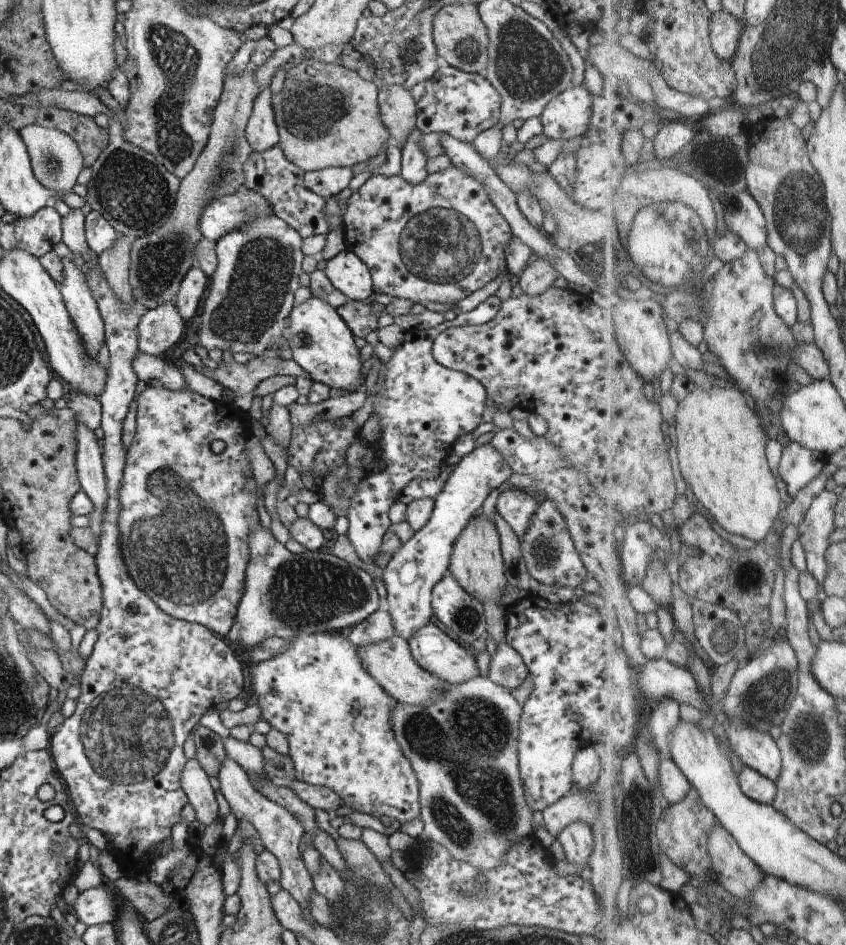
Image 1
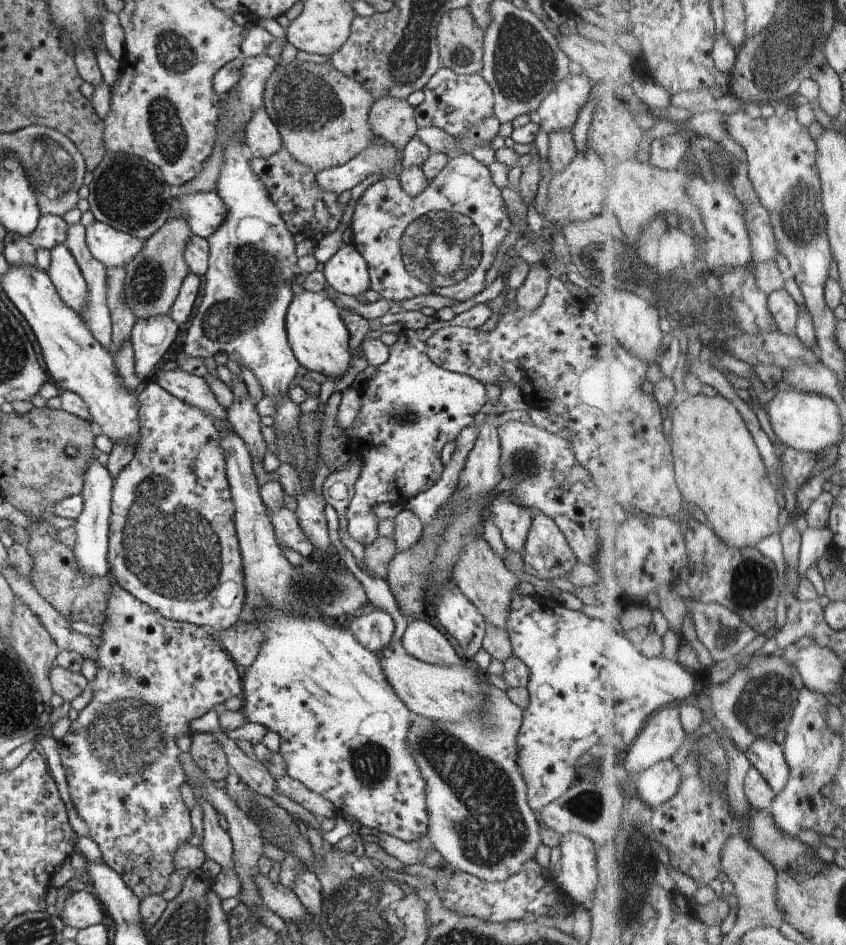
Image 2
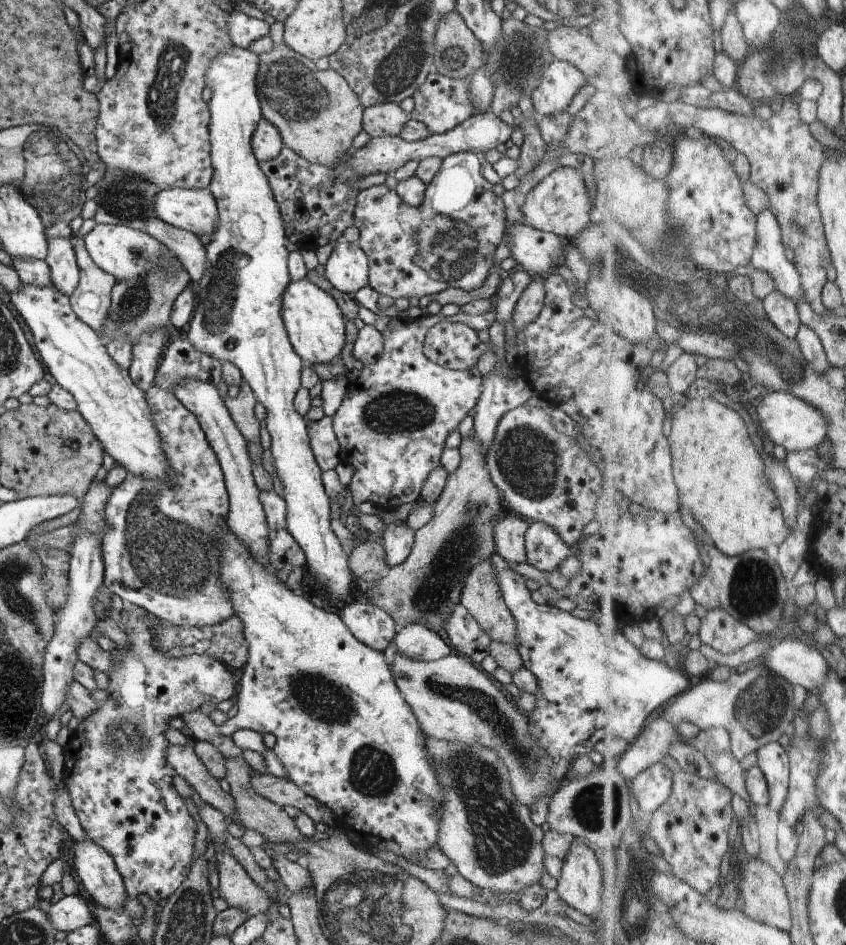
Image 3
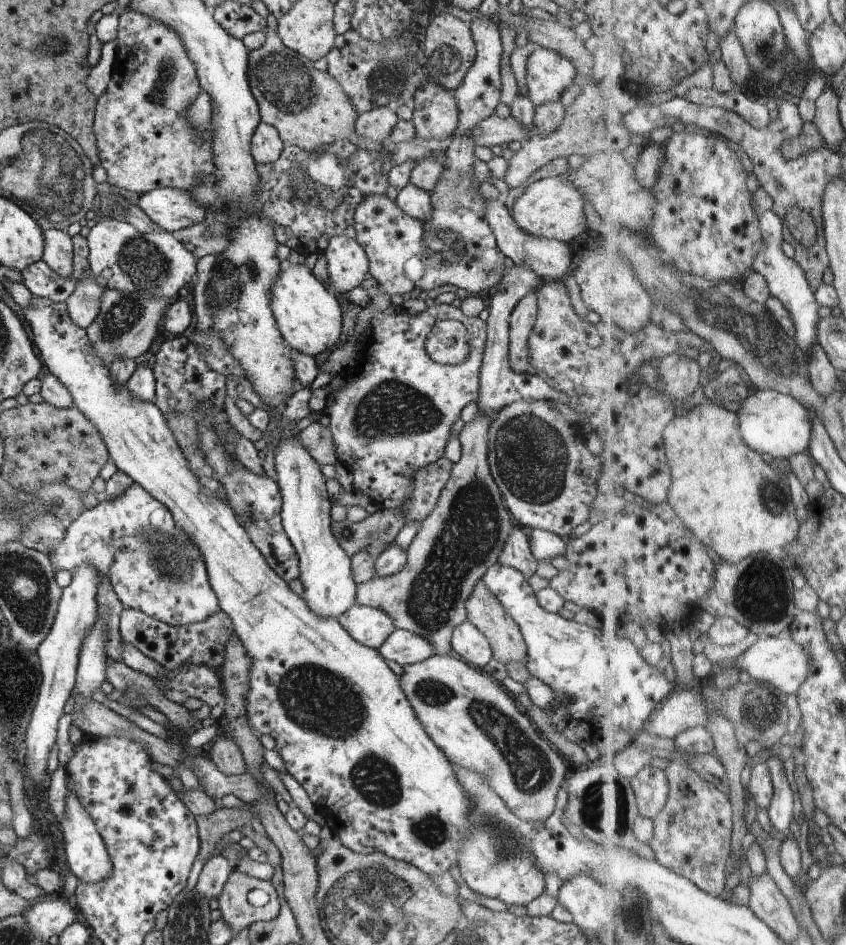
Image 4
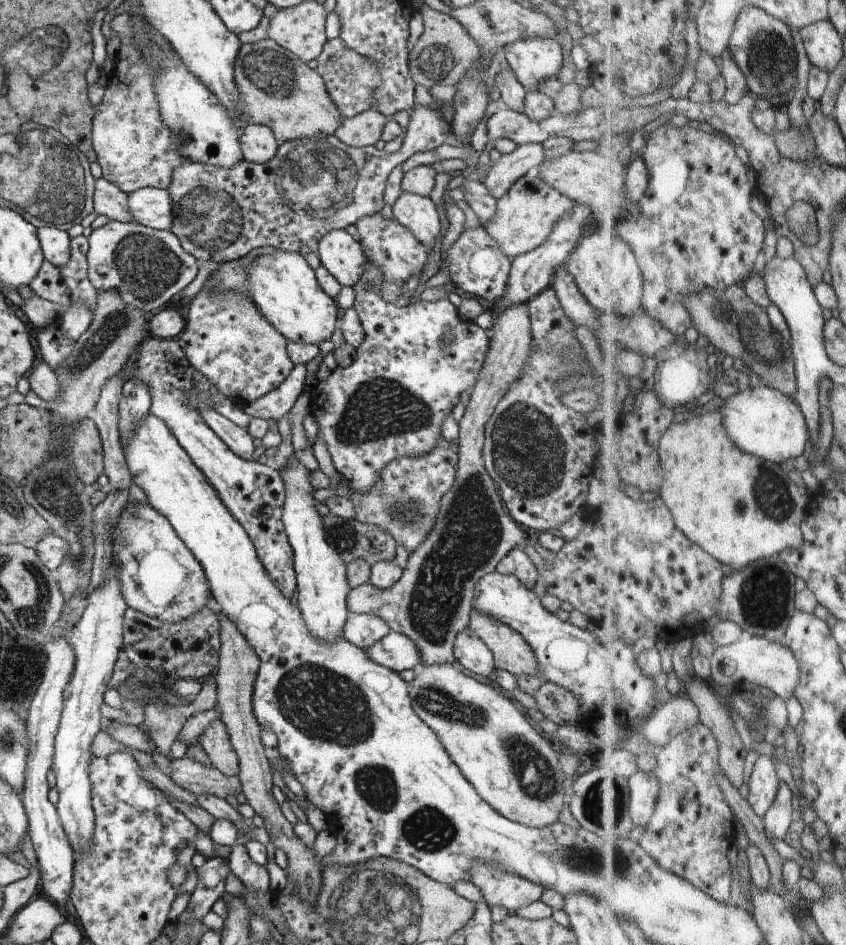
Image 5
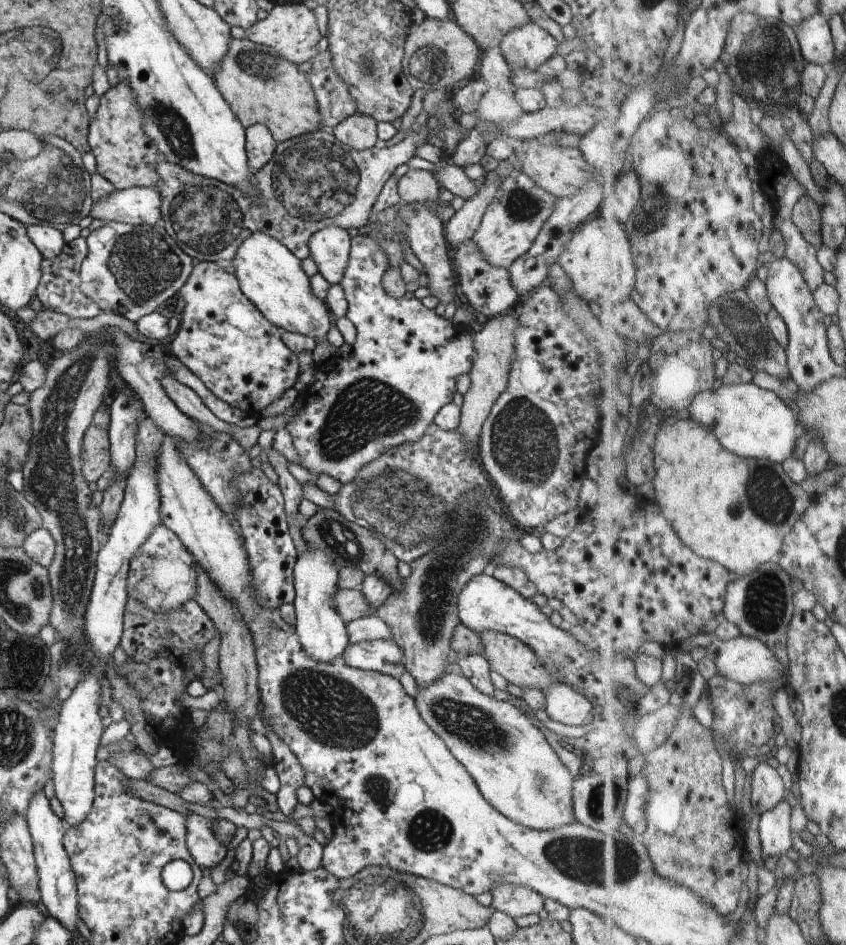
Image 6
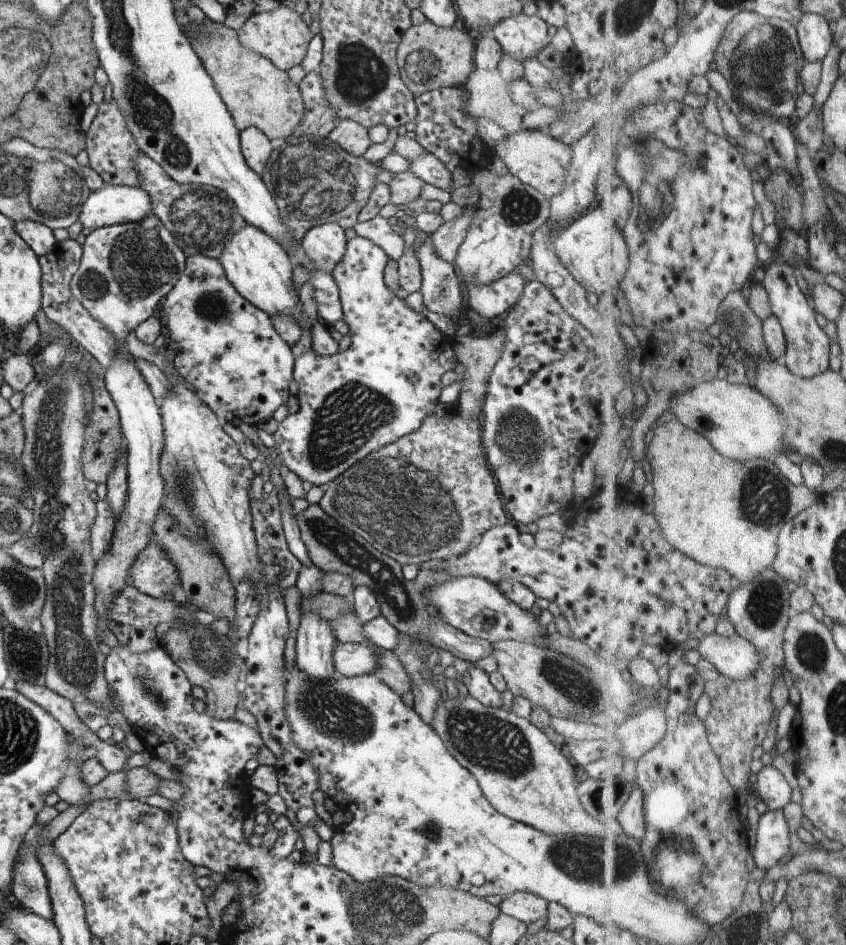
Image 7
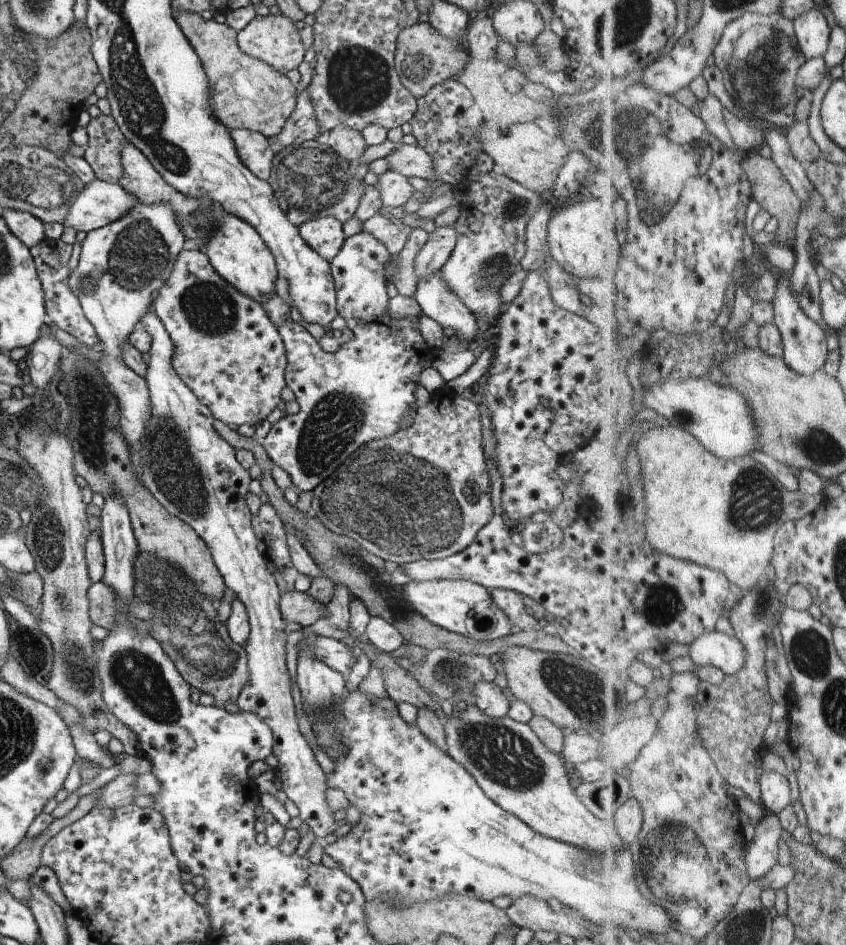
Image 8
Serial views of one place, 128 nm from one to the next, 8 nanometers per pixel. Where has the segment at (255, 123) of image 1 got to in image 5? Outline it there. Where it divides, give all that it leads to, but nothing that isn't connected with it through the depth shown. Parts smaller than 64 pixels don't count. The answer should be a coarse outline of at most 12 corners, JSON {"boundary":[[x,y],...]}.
{"boundary":[[248,125],[241,132],[243,158],[262,164],[279,144],[271,128]]}

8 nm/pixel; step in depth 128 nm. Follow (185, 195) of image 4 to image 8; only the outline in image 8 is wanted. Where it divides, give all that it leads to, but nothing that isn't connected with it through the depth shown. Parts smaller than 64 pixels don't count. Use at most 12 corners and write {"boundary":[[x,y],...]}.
{"boundary":[[92,180],[63,226],[89,233],[122,218],[138,198]]}

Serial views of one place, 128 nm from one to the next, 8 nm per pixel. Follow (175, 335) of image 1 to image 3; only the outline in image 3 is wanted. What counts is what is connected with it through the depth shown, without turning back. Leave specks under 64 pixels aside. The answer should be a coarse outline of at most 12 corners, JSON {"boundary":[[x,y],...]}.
{"boundary":[[166,326],[146,332],[131,346],[128,372],[146,392],[155,384]]}

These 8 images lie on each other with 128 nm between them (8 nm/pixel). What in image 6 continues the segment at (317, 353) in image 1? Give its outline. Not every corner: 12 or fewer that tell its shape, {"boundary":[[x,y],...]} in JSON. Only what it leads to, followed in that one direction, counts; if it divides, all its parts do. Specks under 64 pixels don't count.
{"boundary":[[254,232],[233,262],[268,322],[322,342],[335,319],[302,260]]}

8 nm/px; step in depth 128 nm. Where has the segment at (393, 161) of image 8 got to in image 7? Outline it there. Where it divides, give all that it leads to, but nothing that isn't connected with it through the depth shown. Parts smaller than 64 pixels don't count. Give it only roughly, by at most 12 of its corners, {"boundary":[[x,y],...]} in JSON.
{"boundary":[[432,153],[409,159],[423,182],[451,192],[452,174]]}

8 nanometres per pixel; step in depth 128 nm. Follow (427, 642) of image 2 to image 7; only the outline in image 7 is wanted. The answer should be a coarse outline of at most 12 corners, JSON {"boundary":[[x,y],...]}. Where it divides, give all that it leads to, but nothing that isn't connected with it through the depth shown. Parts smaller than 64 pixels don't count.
{"boundary":[[338,642],[332,654],[338,675],[375,672],[372,644]]}

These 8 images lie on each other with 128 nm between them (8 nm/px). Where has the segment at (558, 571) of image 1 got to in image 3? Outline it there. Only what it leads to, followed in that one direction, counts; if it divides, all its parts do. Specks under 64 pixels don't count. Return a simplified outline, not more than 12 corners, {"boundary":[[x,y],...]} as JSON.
{"boundary":[[544,522],[525,534],[527,563],[559,570],[570,547]]}

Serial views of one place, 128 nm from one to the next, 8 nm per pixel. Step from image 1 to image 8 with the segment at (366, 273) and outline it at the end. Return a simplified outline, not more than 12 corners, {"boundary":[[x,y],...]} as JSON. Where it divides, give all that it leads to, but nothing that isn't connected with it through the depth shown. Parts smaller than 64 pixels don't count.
{"boundary":[[322,215],[298,227],[330,262],[344,244],[342,223]]}

